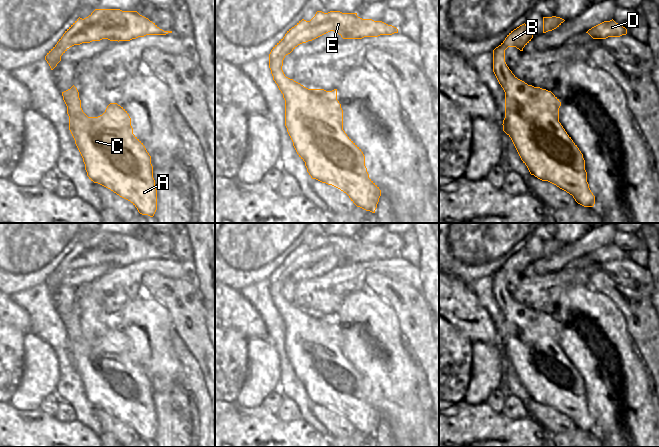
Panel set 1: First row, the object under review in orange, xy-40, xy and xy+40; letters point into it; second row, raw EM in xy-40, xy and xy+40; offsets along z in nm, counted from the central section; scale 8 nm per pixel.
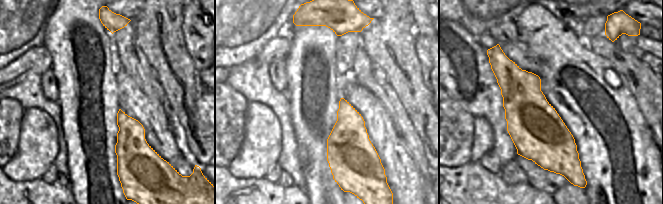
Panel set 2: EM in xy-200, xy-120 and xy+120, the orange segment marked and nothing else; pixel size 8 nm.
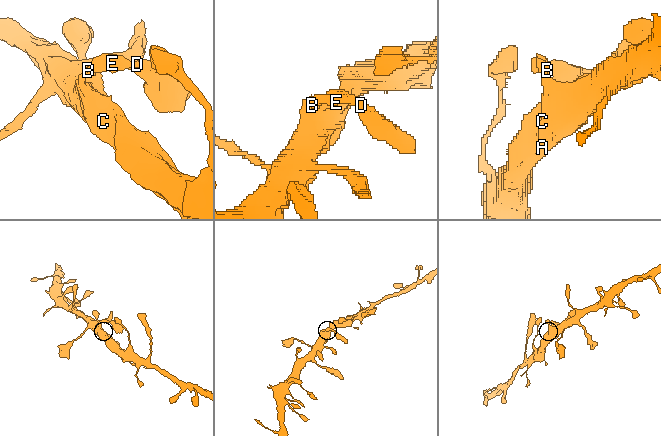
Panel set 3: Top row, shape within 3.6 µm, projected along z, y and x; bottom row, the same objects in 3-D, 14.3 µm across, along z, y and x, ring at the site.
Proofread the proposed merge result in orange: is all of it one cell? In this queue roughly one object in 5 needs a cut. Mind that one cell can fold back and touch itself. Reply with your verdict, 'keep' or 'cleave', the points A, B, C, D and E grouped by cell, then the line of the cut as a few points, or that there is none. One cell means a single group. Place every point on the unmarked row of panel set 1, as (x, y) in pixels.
keep; A B C D E; no cut

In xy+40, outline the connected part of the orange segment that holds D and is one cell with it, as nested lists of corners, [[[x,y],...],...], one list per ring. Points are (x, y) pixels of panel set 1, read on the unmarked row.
[[[612,243],[592,251],[586,257],[593,263],[606,263],[608,261],[620,261],[626,259],[627,253]]]

